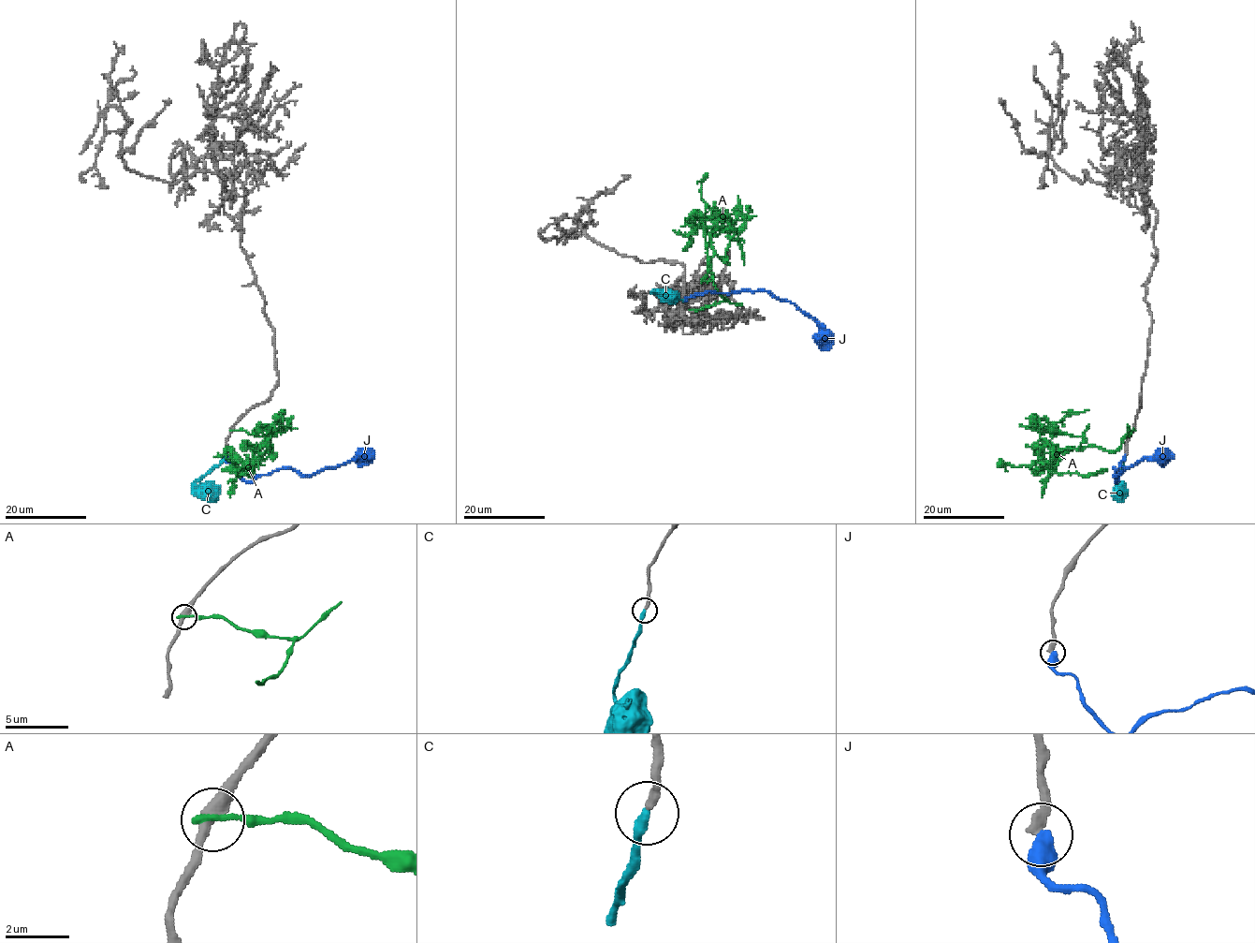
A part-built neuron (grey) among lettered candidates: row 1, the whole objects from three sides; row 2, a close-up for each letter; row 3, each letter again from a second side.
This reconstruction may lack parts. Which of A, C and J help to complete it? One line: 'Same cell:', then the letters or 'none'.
Same cell: C

